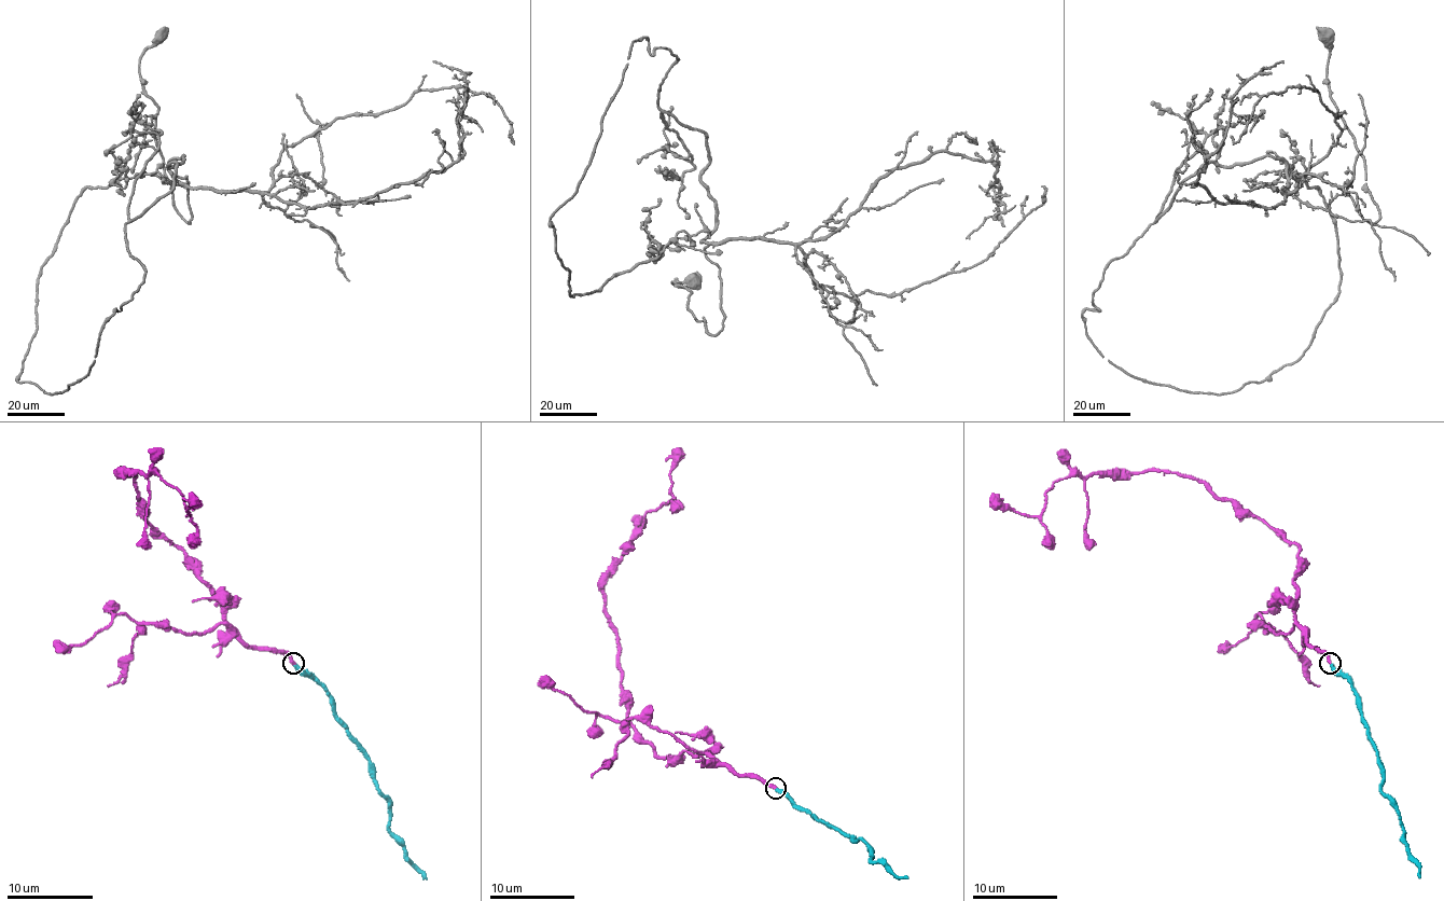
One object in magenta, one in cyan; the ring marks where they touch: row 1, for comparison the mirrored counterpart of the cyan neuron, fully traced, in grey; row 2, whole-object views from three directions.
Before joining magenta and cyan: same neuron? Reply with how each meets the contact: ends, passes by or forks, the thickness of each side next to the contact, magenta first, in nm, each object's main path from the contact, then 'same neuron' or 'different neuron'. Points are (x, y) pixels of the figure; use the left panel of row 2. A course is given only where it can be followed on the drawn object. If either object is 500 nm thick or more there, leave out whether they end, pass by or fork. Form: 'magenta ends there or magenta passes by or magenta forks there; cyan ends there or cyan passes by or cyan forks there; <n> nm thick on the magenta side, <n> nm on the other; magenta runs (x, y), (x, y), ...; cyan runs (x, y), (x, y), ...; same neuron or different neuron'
magenta ends there; cyan ends there; 300 nm thick on the magenta side, 320 nm on the other; magenta runs (292, 664), (226, 621), (121, 470), (157, 474), (190, 515), (198, 498); cyan runs (292, 664), (324, 689), (337, 721), (368, 760), (370, 777), (387, 801), (391, 835), (426, 878); same neuron

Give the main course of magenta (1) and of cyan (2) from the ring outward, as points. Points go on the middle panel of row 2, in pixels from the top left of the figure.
1: (775, 789), (709, 752), (660, 757), (629, 720), (605, 578), (642, 517), (672, 497), (670, 471), (681, 447)
2: (775, 789), (851, 840), (860, 840), (869, 848), (873, 861), (886, 865), (897, 876), (907, 878)

